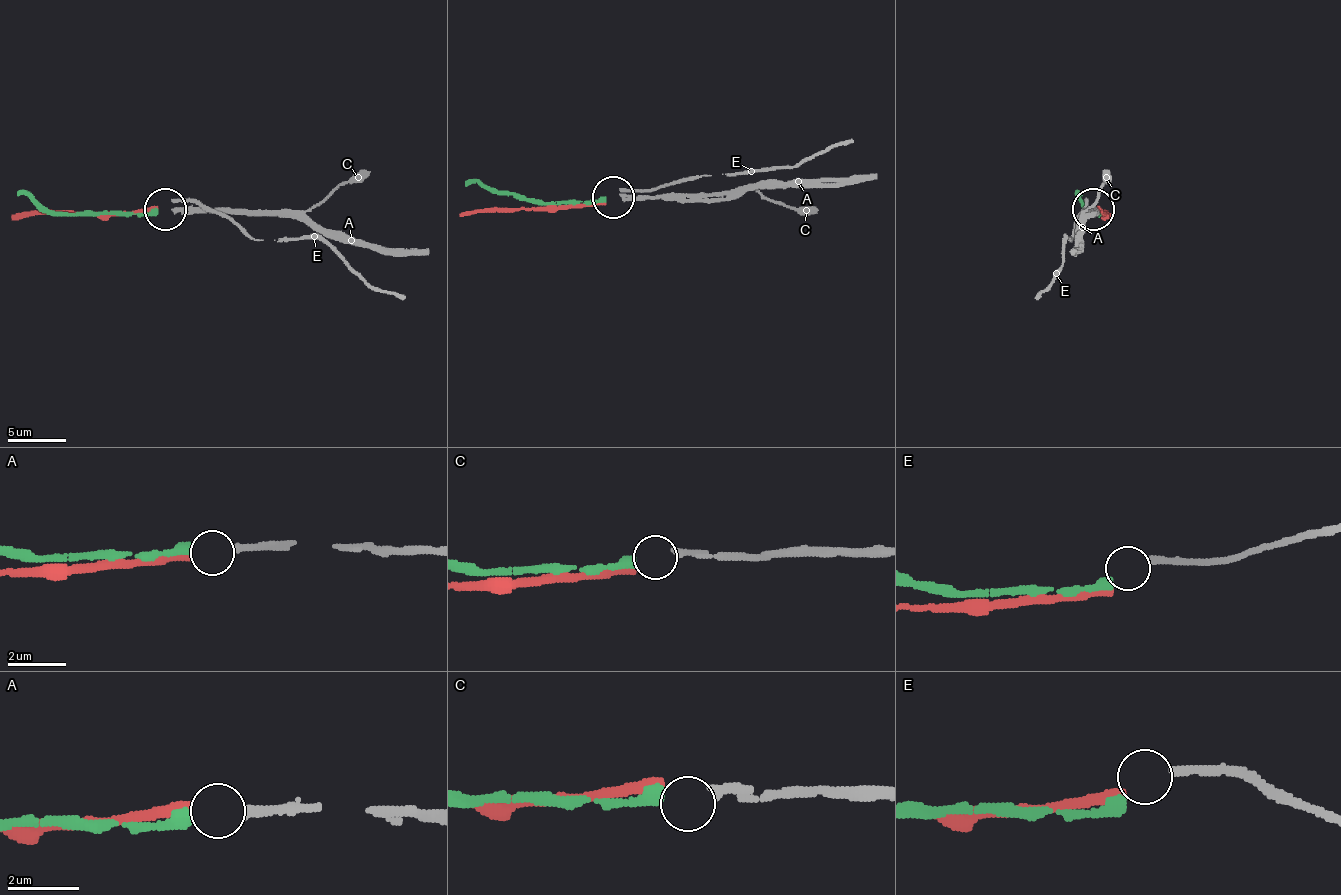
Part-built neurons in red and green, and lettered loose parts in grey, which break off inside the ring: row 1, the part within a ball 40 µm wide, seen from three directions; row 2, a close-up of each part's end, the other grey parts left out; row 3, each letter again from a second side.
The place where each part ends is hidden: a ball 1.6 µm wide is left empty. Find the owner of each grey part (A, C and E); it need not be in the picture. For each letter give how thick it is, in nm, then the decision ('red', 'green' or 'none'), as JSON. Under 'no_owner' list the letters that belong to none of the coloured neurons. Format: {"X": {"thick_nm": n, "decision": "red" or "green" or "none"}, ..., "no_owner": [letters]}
{"A": {"thick_nm": 240, "decision": "red"}, "C": {"thick_nm": 220, "decision": "green"}, "E": {"thick_nm": 220, "decision": "none"}, "no_owner": ["E"]}

